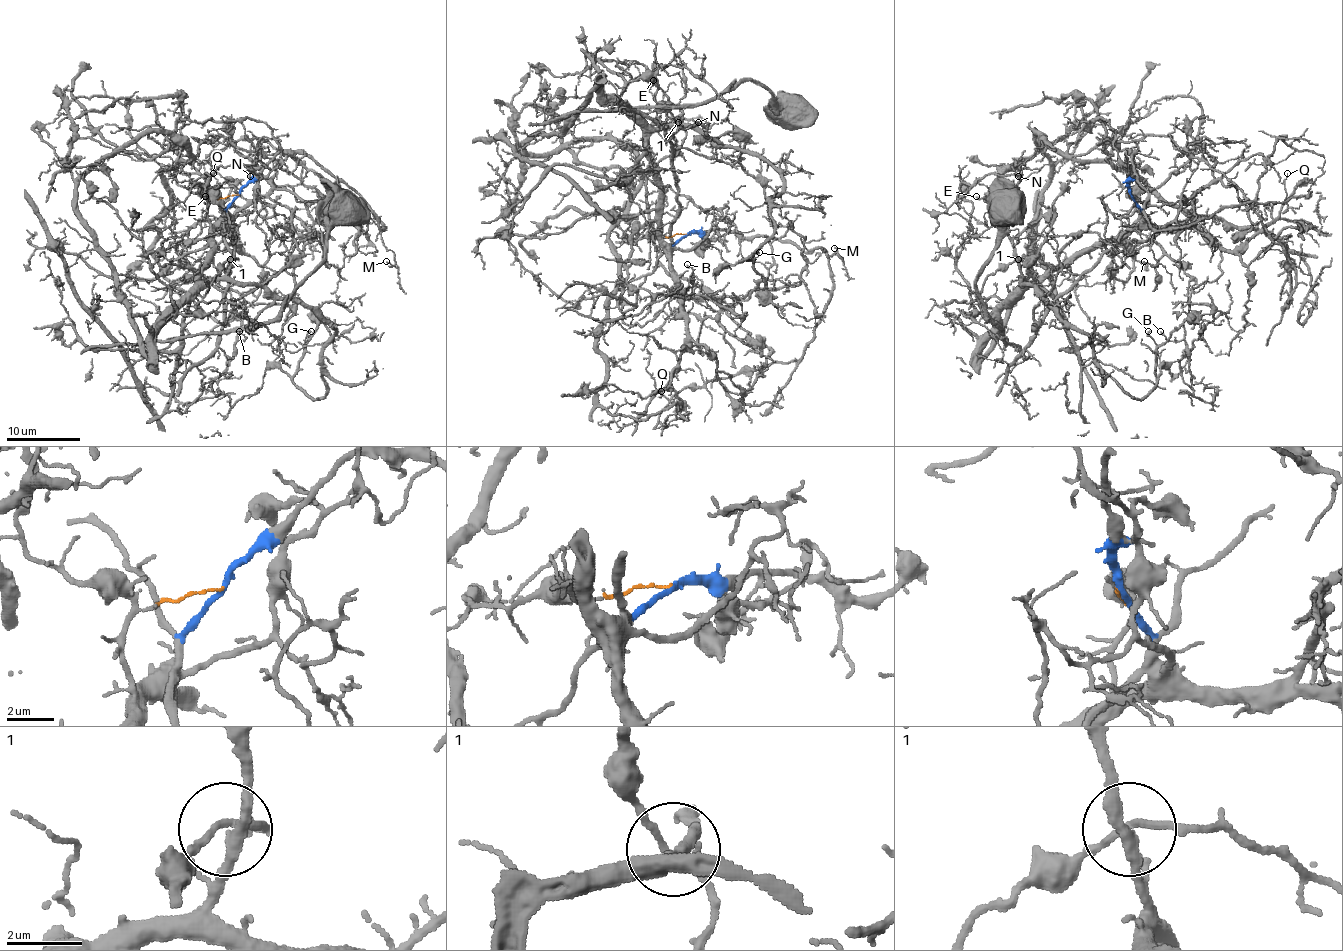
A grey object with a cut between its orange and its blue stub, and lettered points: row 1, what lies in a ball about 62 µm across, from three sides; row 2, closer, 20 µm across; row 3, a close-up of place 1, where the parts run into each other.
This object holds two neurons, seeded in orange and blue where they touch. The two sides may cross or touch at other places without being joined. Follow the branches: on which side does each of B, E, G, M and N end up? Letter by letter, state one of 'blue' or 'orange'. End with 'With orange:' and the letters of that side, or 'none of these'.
B: orange
E: orange
G: orange
M: blue
N: orange
With orange: B, E, G, N

